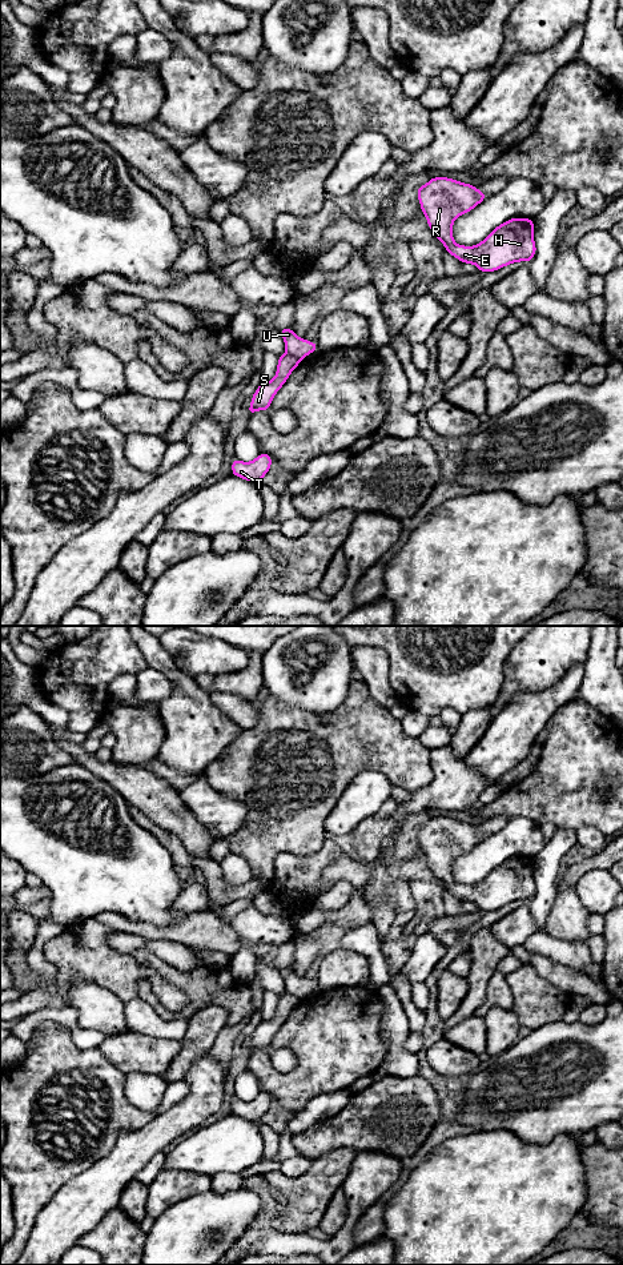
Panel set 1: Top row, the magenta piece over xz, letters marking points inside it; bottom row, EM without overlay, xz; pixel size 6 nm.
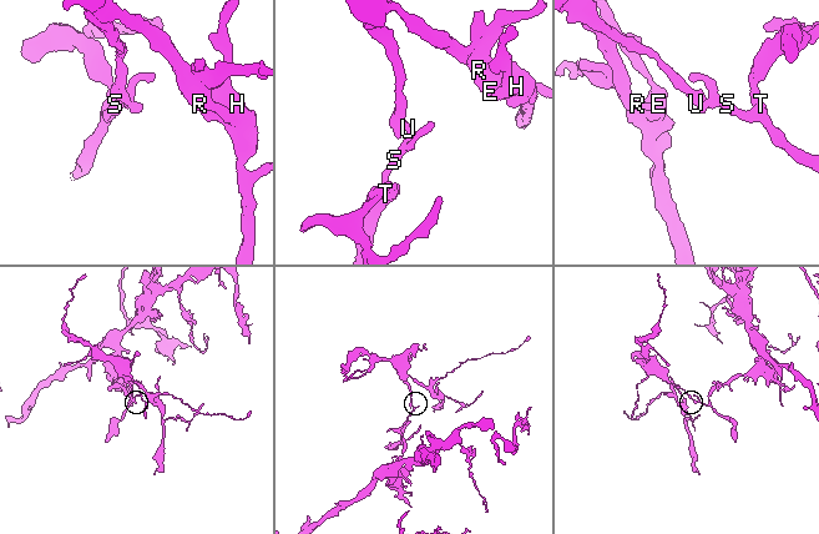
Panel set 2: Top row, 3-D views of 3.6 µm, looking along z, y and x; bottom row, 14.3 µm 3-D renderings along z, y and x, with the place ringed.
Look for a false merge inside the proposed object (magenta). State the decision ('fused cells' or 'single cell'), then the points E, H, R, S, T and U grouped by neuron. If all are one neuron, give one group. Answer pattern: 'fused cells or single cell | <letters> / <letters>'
fused cells | E H R U / S T

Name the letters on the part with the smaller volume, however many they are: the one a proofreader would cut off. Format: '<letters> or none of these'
E, H, R, U

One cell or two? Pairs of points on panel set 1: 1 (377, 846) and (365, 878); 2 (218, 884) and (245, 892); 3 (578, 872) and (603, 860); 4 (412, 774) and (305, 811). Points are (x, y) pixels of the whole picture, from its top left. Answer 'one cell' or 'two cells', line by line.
1: two cells
2: one cell
3: one cell
4: one cell

